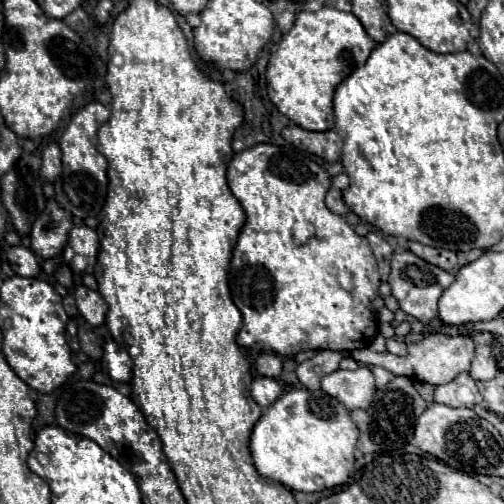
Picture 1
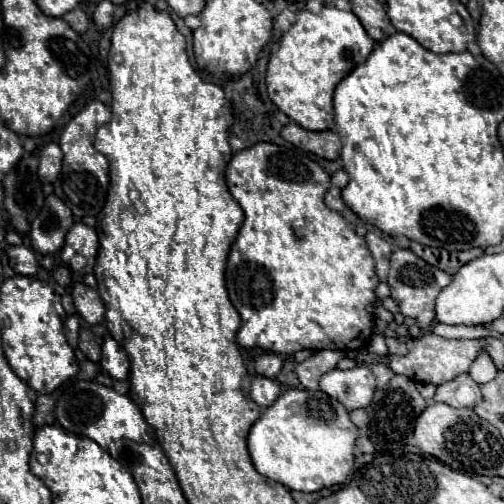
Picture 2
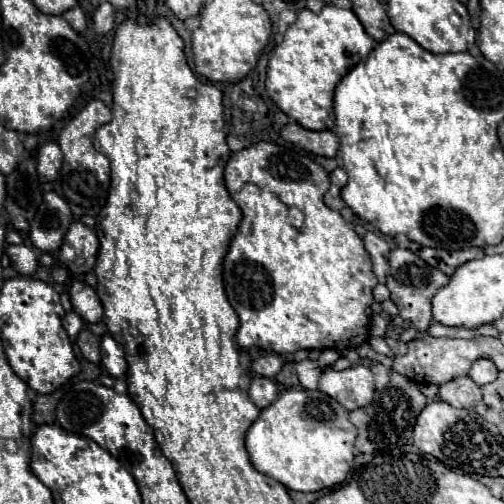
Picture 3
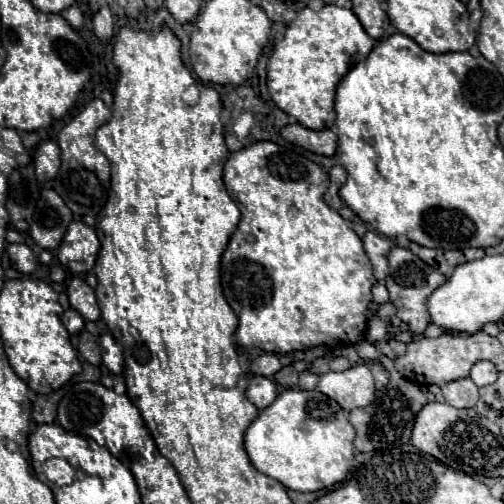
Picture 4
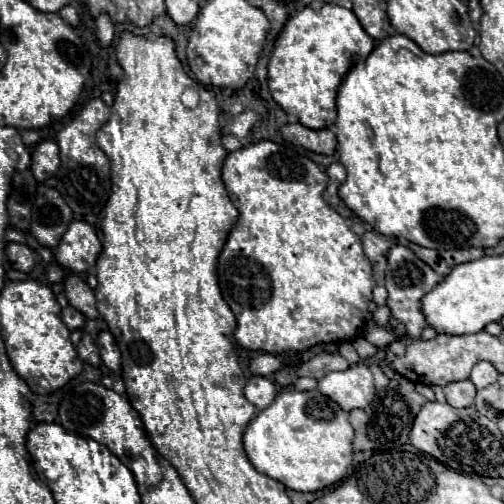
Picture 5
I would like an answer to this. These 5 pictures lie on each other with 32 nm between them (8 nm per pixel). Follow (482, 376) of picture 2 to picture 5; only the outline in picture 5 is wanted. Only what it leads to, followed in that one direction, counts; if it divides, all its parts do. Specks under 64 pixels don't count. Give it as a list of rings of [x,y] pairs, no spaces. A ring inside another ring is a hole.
[[[478,362],[470,372],[470,380],[476,386],[476,390],[480,390],[494,384],[498,380],[498,372],[490,362]]]

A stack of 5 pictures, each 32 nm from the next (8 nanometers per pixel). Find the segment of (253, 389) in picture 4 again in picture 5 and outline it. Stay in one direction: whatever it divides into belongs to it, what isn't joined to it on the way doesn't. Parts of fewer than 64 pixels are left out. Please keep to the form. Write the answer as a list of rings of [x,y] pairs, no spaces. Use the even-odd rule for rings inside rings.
[[[252,376],[244,388],[244,396],[258,410],[264,410],[276,398],[276,384],[264,376]]]

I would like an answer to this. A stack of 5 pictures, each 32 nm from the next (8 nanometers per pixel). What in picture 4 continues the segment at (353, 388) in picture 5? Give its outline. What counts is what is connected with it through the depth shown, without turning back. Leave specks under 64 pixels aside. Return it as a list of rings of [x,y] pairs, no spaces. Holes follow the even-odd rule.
[[[356,364],[344,372],[320,376],[318,390],[350,412],[354,408],[366,408],[374,400],[374,378],[366,364]]]

